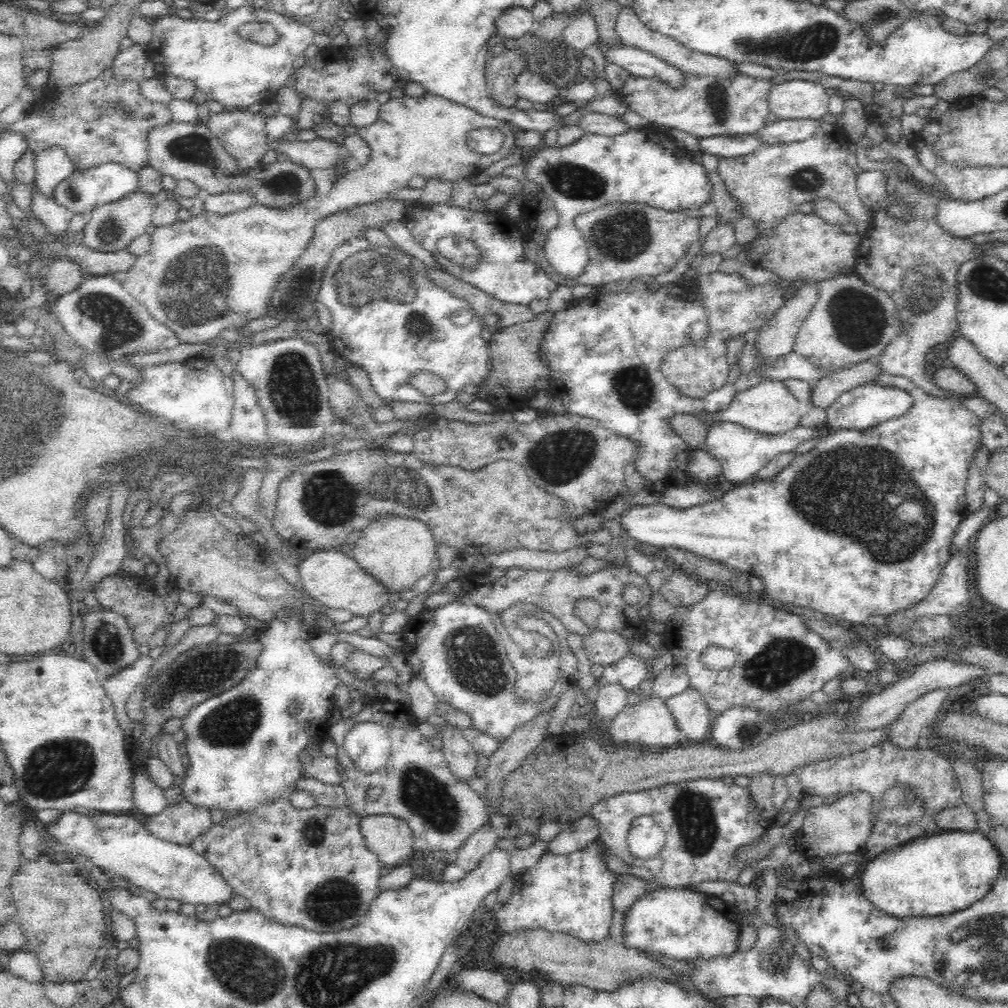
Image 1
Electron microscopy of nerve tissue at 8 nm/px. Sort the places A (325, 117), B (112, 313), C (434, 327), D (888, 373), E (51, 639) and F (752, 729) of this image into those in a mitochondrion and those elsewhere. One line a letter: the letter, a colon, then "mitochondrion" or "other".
A: other
B: mitochondrion
C: mitochondrion
D: other
E: other
F: mitochondrion

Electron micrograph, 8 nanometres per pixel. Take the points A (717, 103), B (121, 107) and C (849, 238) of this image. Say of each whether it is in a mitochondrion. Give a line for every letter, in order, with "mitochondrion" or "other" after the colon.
A: mitochondrion
B: mitochondrion
C: other

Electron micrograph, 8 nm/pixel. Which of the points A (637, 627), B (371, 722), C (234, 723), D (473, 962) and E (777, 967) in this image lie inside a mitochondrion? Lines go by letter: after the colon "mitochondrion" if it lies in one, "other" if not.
A: other
B: other
C: mitochondrion
D: other
E: other

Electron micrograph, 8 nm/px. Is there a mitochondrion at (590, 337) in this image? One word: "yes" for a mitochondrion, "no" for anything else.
no

